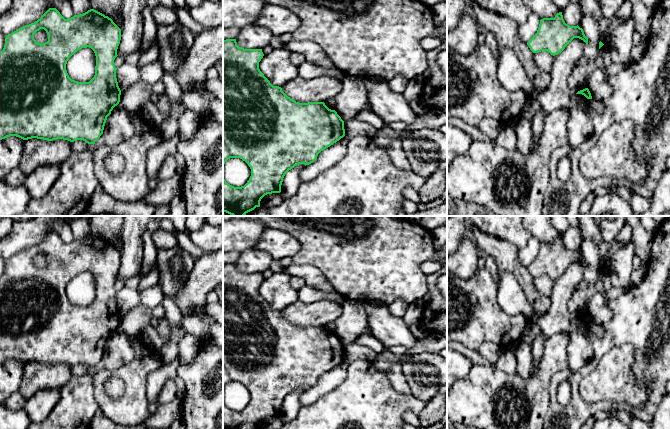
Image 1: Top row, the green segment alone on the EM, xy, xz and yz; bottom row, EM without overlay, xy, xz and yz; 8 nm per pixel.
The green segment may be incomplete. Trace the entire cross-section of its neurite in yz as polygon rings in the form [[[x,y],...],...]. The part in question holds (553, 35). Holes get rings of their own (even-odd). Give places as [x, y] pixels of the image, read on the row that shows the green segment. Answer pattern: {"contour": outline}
{"contour": [[[559,12],[554,18],[540,20],[537,33],[527,42],[527,45],[533,53],[547,51],[555,56],[561,53],[574,38],[579,38],[588,45],[588,38],[583,29],[578,25],[566,24],[562,12]]]}

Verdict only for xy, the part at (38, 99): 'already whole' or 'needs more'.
already whole

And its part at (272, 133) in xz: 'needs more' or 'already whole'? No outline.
already whole

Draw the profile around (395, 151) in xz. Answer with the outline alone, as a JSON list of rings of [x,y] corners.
[[[396,139],[388,145],[388,155],[397,168],[407,171],[411,170],[411,165],[402,149],[401,139]]]

